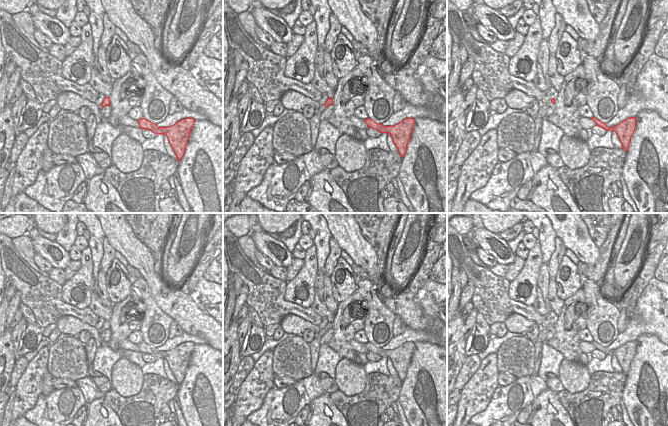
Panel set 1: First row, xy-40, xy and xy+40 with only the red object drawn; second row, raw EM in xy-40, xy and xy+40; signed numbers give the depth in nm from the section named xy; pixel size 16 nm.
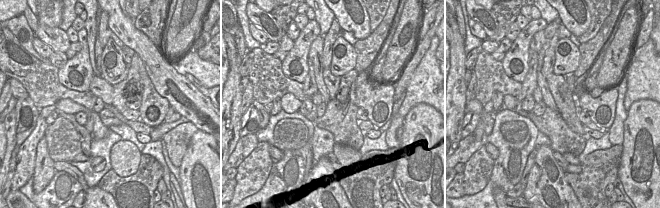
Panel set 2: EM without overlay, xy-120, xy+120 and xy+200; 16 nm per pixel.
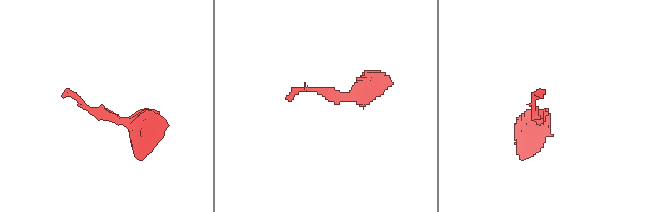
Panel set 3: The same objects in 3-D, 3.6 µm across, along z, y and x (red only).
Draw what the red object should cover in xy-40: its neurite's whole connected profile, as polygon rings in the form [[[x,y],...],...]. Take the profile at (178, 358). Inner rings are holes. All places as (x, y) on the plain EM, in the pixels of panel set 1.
[[[145,342],[137,345],[140,353],[150,354],[157,359],[166,359],[177,384],[180,385],[184,380],[190,357],[196,344],[193,342],[185,342],[170,351],[158,351],[157,348]]]

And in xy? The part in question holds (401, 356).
[[[369,342],[365,343],[364,345],[368,352],[370,351],[378,354],[381,357],[390,358],[400,380],[404,381],[413,355],[415,343],[406,342],[394,350],[383,350],[382,348],[378,348]]]

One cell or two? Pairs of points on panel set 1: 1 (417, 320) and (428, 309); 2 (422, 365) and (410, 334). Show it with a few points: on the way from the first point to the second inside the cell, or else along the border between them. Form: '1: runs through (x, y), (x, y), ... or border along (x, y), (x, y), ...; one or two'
1: border along (412, 299), (425, 314), (436, 318); two
2: border along (415, 342), (430, 342), (436, 345); two

